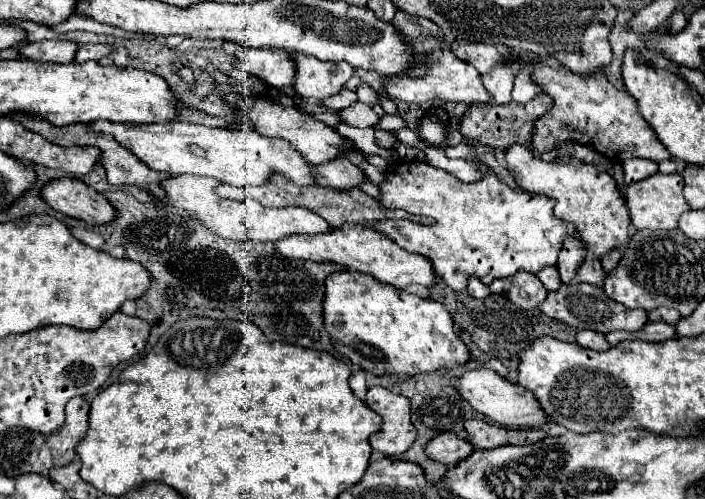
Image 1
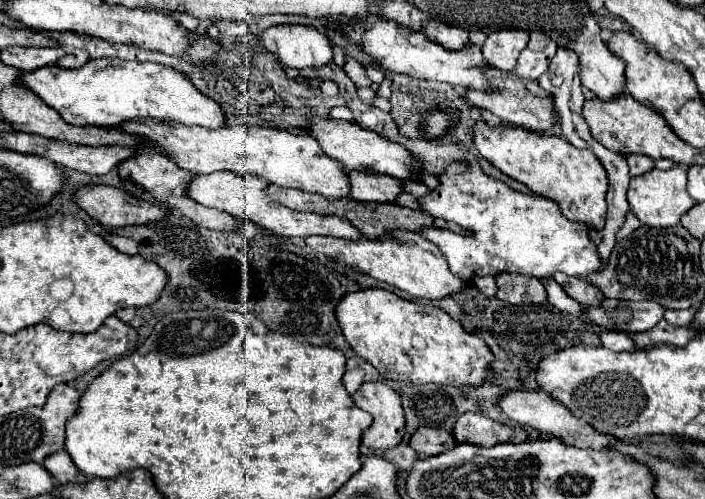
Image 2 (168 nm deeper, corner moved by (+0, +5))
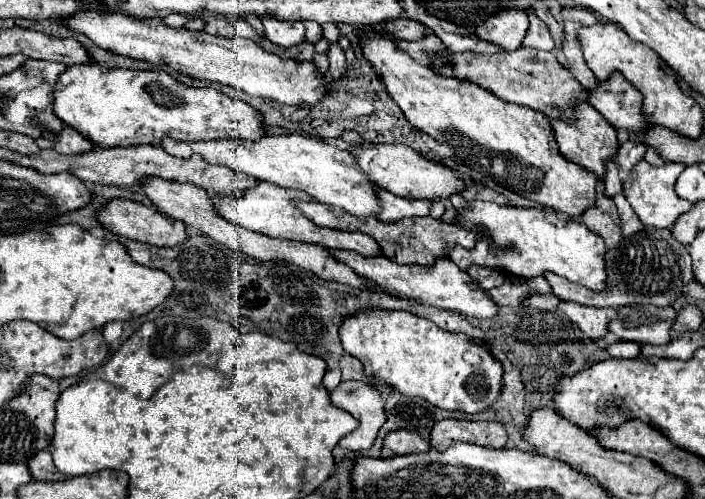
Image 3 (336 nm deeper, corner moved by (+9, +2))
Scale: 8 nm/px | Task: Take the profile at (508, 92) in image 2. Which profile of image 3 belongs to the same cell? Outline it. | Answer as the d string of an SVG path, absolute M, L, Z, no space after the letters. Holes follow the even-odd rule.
M580 103L578 109L576 109L576 123L566 123L566 121L552 121L552 127L554 127L554 135L556 135L556 141L558 141L558 147L560 147L560 153L584 167L586 171L594 173L598 179L604 179L606 175L606 163L610 163L616 153L618 153L618 135L616 135L616 129L590 105L590 103Z

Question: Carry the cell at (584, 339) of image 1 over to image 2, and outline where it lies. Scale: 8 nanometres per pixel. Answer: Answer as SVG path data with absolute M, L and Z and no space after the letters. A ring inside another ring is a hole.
M601 330L599 334L599 340L605 348L613 350L613 352L625 352L625 350L633 350L635 344L633 340L629 338L629 334L625 332L613 332L613 330Z

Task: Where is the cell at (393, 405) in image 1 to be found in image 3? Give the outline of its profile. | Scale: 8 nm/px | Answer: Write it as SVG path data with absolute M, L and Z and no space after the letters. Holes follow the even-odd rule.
M340 381L340 385L330 391L330 401L334 407L348 411L360 423L352 433L344 435L338 445L350 451L370 449L386 421L380 393L362 381Z

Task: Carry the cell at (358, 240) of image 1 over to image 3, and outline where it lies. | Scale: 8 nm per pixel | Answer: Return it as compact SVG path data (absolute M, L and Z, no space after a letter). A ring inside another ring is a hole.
M332 251L332 255L340 257L340 261L344 261L362 277L376 281L384 291L390 291L396 295L402 293L400 297L406 297L424 305L432 305L438 309L456 311L456 313L476 317L476 319L492 319L498 315L500 307L490 299L488 291L482 289L466 271L456 267L450 259L442 259L430 267L422 267L422 265L398 265L386 257L364 259L358 253L348 253L348 251Z

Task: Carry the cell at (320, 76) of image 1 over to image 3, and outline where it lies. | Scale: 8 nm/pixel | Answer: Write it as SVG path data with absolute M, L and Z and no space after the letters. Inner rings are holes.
M272 15L263 18L264 34L272 43L280 47L292 47L304 41L304 23L302 21L280 21Z

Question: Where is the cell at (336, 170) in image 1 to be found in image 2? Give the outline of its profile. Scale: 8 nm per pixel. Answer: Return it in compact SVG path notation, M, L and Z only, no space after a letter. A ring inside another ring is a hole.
M349 170L347 172L353 200L365 202L395 202L395 196L401 192L401 182L387 174L373 174L367 170Z

